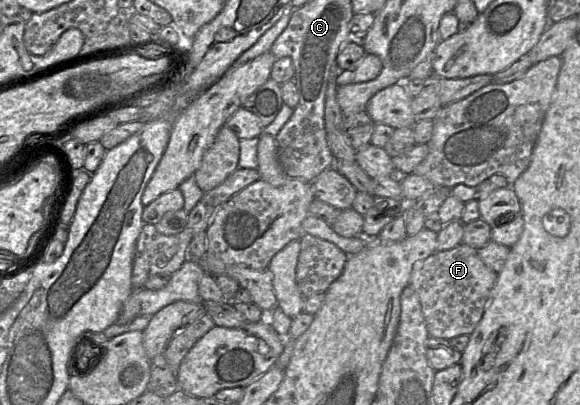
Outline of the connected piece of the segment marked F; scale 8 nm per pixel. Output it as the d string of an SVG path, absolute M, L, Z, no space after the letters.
M462 243L450 250L435 252L420 262L409 286L419 296L429 336L451 340L470 335L482 318L497 275L479 258L477 249Z

